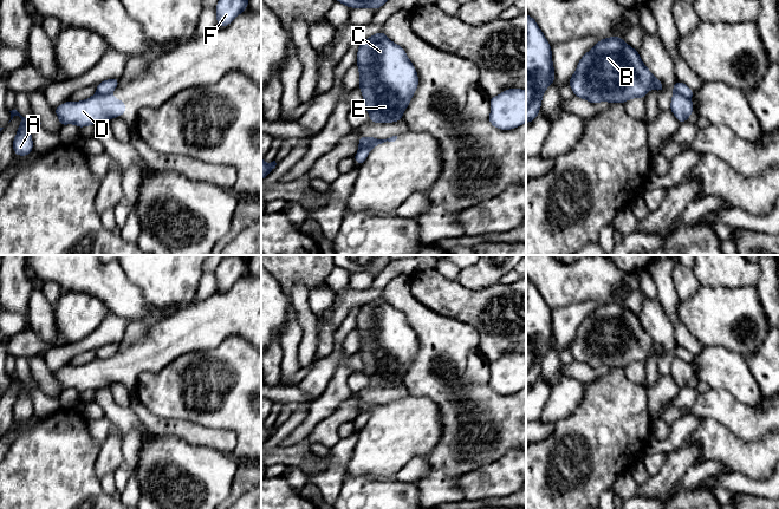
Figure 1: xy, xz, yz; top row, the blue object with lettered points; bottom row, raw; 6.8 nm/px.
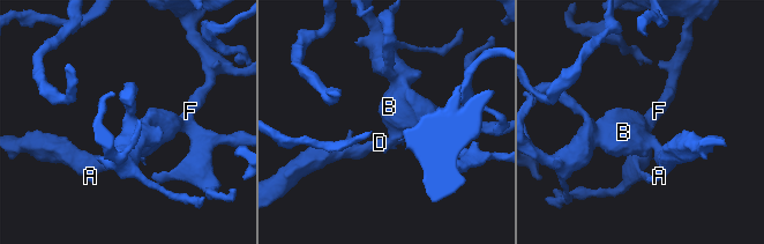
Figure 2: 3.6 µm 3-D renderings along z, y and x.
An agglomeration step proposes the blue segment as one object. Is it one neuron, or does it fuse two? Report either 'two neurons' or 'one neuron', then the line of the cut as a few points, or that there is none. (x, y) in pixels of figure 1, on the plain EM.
two neurons | yz (674, 356), (688, 363)

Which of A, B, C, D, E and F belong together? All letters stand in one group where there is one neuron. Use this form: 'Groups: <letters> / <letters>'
Groups: A D / B C E F

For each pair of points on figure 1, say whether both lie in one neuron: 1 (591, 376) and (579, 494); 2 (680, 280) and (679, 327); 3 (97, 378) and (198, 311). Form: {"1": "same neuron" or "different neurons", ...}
{"1": "different neurons", "2": "different neurons", "3": "same neuron"}

